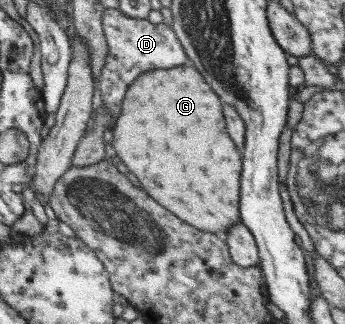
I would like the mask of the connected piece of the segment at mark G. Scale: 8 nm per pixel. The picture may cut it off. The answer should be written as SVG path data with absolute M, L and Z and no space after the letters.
M159 69L141 75L131 85L129 97L123 103L123 115L117 121L115 143L111 143L110 149L113 147L117 149L123 163L129 165L129 169L139 177L147 193L155 201L163 203L163 207L167 207L169 211L175 211L175 215L179 215L181 219L187 219L187 223L193 227L224 237L231 227L242 221L239 191L243 155L227 133L223 103L219 95L211 89L199 69Z

